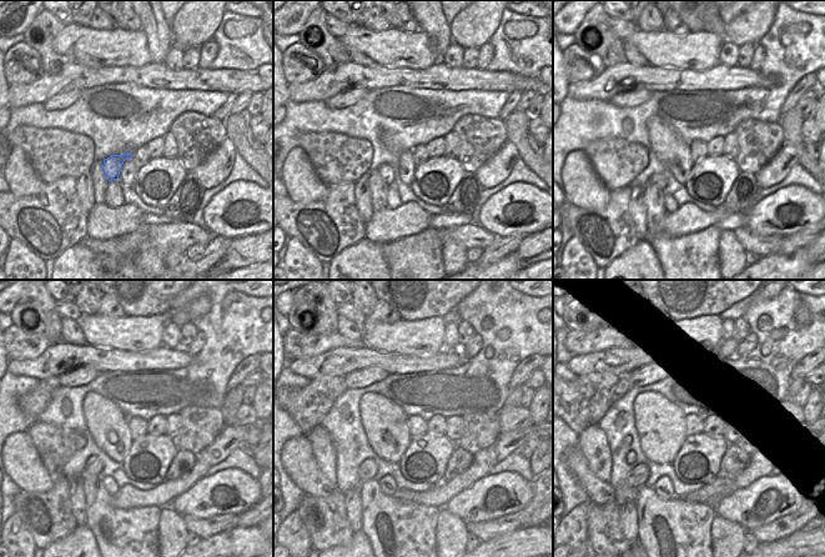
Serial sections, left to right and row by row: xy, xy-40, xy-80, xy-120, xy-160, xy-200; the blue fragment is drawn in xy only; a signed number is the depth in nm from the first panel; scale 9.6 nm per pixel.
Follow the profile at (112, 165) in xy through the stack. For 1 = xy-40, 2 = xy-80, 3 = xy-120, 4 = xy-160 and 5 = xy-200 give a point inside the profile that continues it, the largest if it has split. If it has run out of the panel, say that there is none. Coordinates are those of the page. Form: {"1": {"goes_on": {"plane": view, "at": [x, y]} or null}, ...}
{"1": {"goes_on": {"plane": "xy-40", "at": [387, 172]}}, "2": {"goes_on": {"plane": "xy-80", "at": [660, 181]}}, "3": {"goes_on": {"plane": "xy-120", "at": [94, 466]}}, "4": {"goes_on": {"plane": "xy-160", "at": [368, 468]}}, "5": {"goes_on": {"plane": "xy-200", "at": [638, 476]}}}

